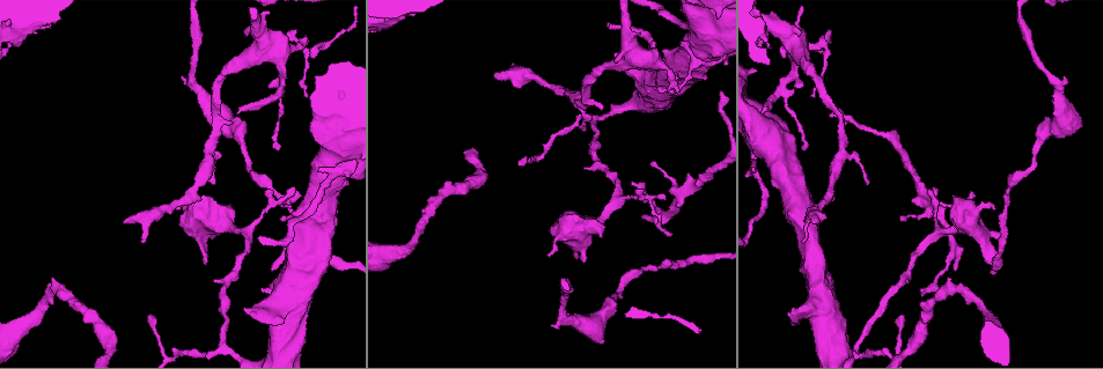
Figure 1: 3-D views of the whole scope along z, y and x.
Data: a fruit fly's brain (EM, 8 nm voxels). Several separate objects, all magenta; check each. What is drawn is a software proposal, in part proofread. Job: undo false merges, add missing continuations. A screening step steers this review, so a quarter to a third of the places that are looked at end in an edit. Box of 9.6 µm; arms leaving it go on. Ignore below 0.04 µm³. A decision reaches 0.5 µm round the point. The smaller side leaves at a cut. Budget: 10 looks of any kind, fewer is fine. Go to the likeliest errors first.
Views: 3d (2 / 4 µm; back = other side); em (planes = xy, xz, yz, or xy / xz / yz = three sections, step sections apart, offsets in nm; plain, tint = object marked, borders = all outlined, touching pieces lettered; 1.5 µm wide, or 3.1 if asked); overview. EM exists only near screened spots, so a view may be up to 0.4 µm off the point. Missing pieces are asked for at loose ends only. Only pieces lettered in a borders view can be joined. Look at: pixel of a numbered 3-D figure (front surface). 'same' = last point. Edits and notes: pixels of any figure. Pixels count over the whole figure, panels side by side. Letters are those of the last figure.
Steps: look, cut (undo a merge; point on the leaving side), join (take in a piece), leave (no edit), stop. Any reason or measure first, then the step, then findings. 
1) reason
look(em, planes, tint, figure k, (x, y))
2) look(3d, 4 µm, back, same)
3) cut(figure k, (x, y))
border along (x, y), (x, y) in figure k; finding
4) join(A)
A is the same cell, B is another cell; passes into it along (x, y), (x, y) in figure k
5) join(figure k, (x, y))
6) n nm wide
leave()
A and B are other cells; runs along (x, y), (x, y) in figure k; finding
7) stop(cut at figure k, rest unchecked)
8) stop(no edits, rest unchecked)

thick end
look(em, planes, tint, figure 1, (793, 309))

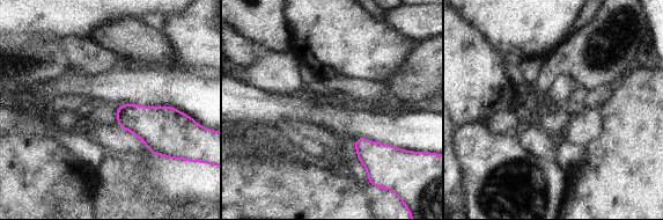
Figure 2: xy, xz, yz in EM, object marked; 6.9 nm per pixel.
look(em, planes, borders, same)

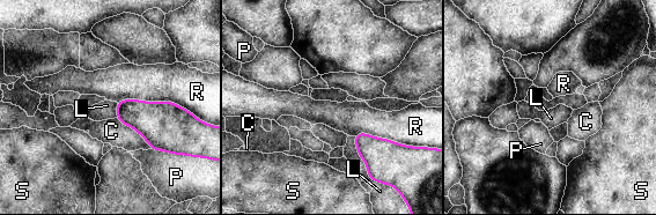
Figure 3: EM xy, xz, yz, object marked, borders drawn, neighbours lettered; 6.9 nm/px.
leave()
C, L, P, R and S are other cells; border along (116, 101), (171, 101), (189, 112) in figure 3; none of them fits

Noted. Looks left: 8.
free end
look(3d, 4 µm, figure 1, (497, 72))

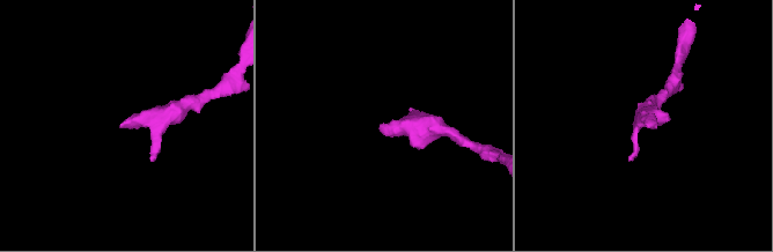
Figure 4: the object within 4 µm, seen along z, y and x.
look(em, planes, borders, figure 4, (381, 124))

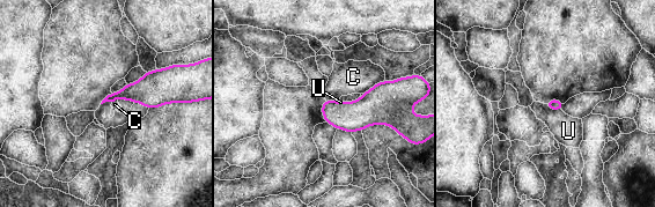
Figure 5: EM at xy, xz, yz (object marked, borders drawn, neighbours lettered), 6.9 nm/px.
leave()
C and U are other cells; none of them fits

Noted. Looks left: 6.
tapers out
look(3d, 4 µm, figure 1, (631, 185))

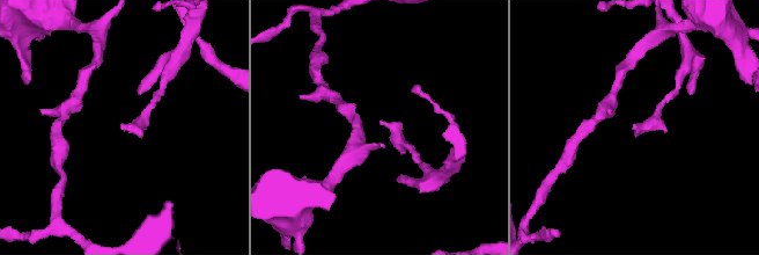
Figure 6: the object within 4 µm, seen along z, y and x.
now the EM
look(em, xy, step 4, borders, figure 6, (121, 124))

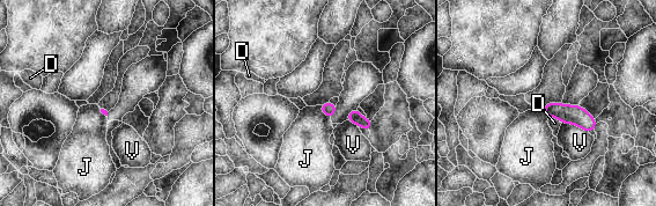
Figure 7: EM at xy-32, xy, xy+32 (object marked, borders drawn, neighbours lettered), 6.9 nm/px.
leave()
D, J and V are other cells; border along (319, 105), (319, 109), (330, 119) in figure 7; no lettered piece goes on from it

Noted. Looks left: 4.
free end
look(em, planes, plain, figure 1, (546, 256))

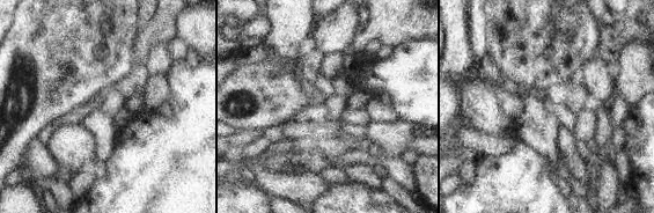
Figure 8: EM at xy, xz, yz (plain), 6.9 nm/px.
look(em, planes, borders, same)

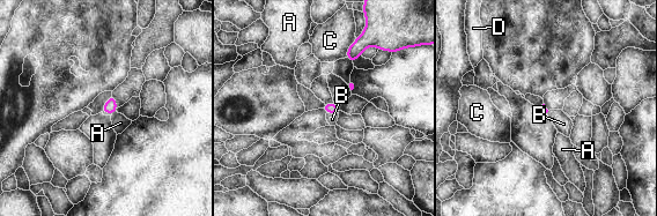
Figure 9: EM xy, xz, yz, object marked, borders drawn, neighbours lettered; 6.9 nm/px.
join(B)
B is the same cell, A, C and D are other cells; passes into it along (330, 108), (333, 113), (332, 119) in figure 9; it goes on there

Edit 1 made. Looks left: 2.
look(overview)

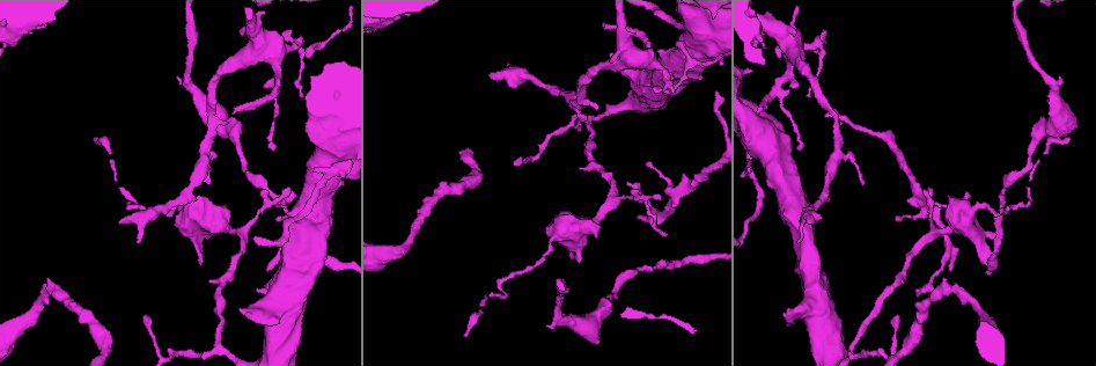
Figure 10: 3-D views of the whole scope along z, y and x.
branch stops here
look(em, planes, borders, figure 10, (826, 115))

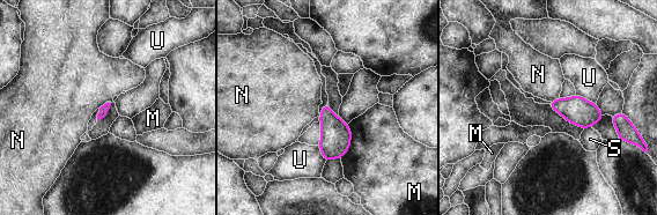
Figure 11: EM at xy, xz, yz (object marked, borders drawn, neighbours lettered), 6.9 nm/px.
leave()
M, N, S and U are other cells; border along (559, 97), (551, 102) in figure 11; none of them fits

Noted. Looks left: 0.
stop(join at figure 9, rest unchecked)

